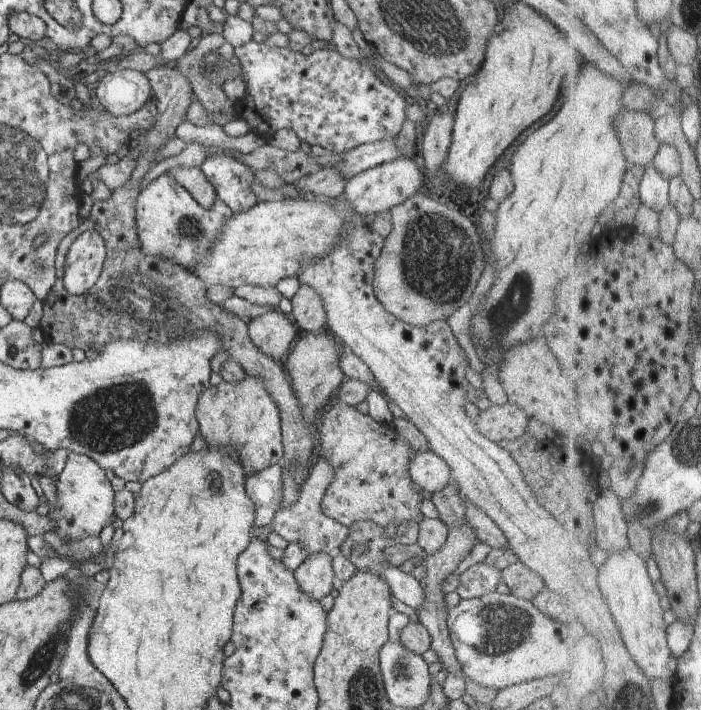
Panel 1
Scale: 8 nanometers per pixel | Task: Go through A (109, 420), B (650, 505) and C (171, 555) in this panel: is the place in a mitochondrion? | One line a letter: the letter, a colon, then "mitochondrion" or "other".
A: mitochondrion
B: mitochondrion
C: other

